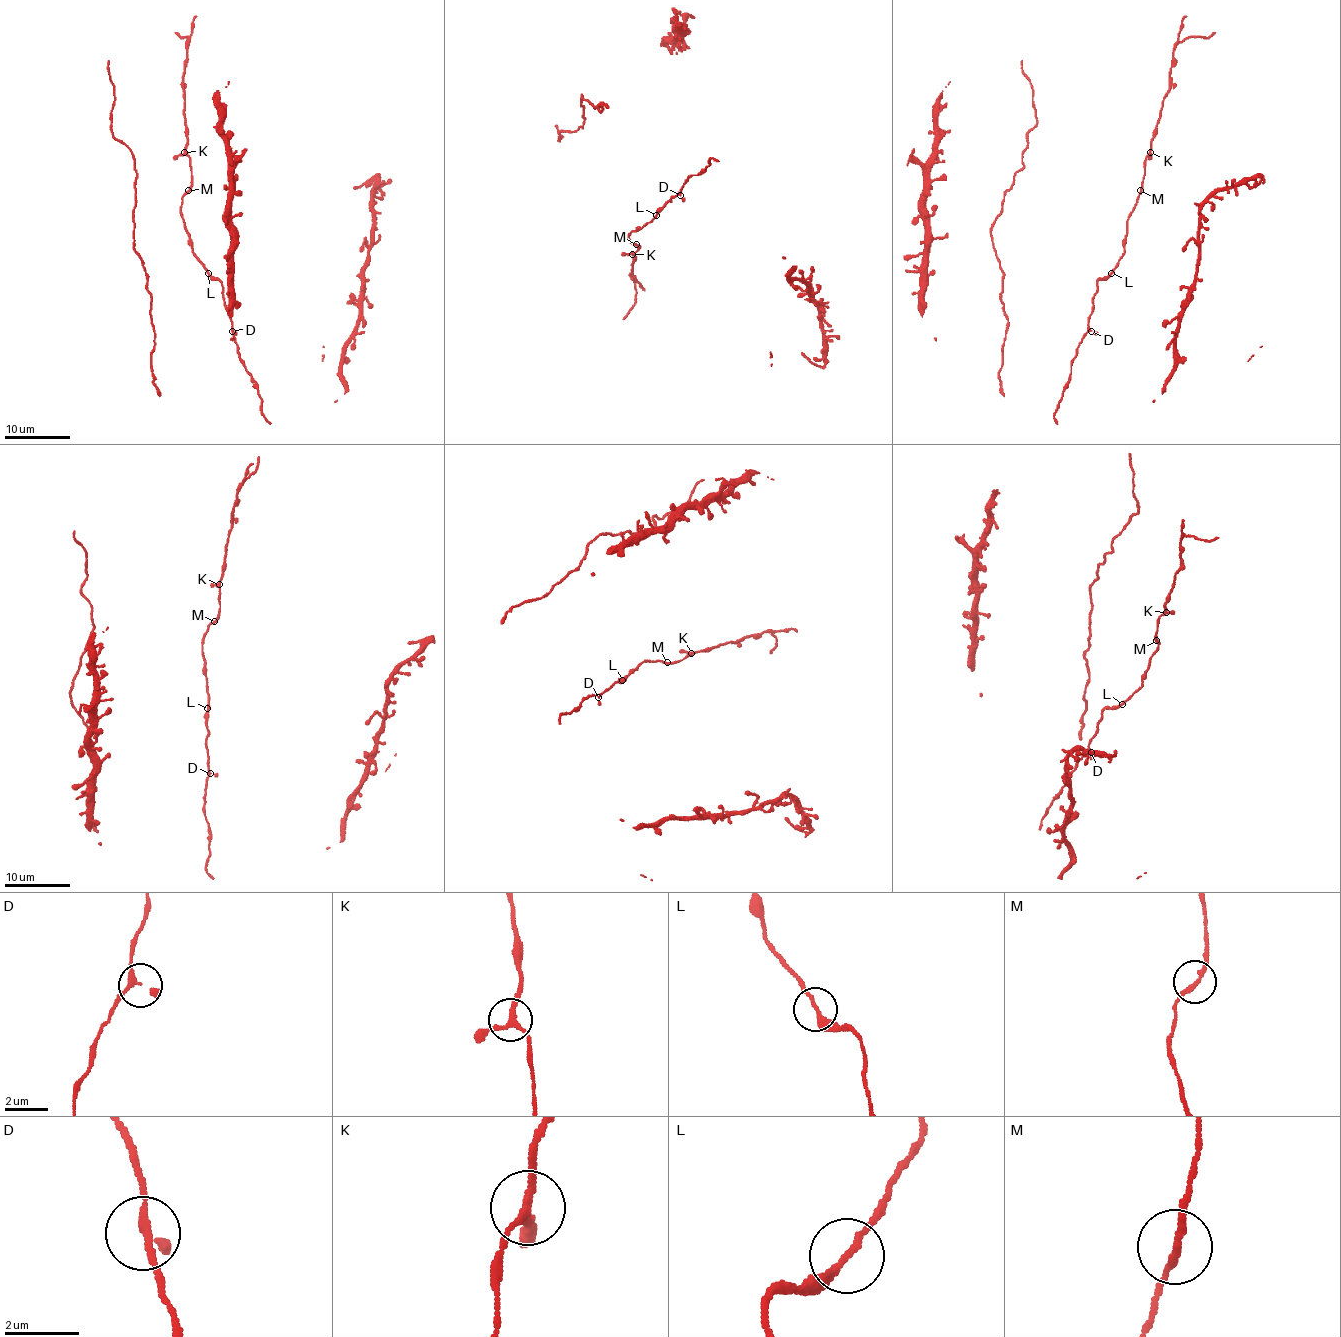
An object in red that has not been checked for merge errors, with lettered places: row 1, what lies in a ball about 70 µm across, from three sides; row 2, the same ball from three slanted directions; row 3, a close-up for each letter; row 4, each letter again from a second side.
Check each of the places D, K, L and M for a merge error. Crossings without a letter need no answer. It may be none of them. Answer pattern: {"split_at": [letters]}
{"split_at": []}

